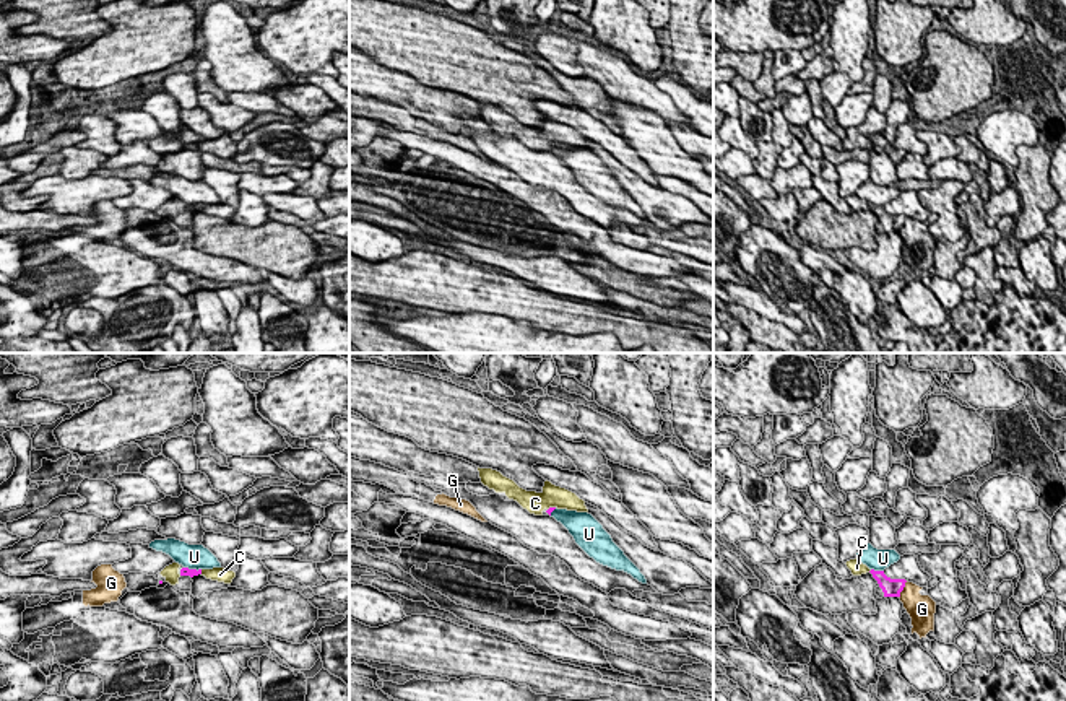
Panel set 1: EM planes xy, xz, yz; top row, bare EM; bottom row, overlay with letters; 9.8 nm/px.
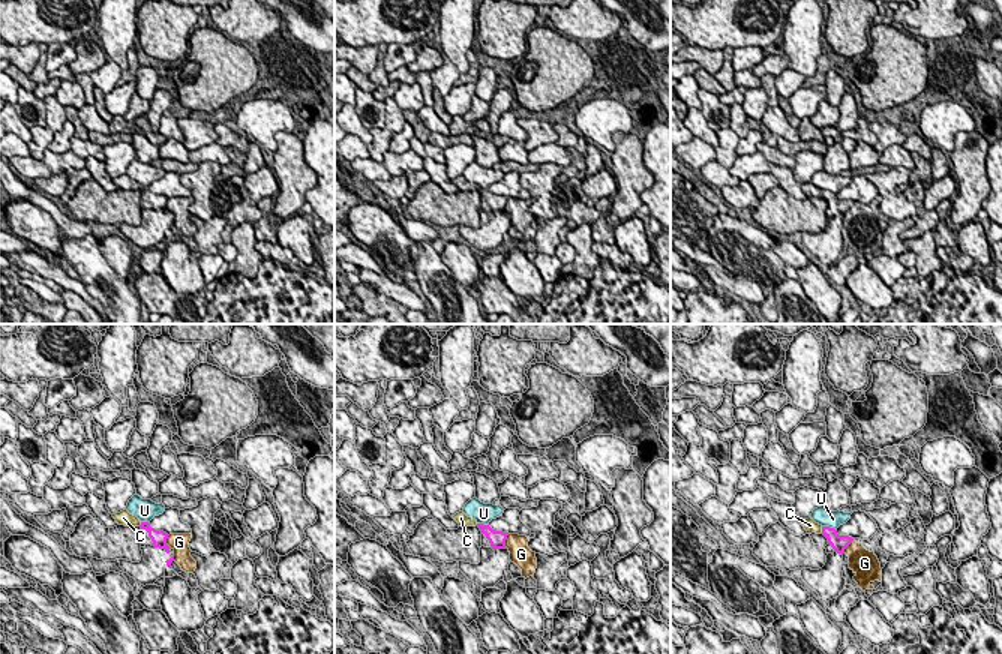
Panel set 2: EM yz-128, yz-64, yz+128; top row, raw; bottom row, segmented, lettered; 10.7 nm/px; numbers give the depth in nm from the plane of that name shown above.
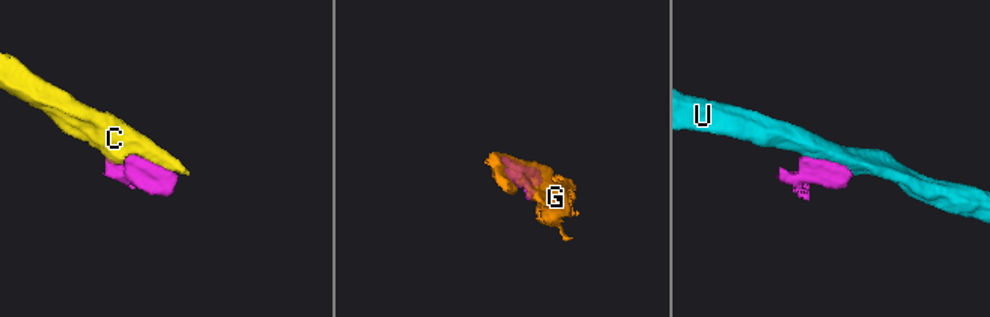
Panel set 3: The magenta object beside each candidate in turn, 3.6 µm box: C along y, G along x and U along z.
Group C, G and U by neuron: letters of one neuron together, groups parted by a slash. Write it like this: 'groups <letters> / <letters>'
groups C / G / U

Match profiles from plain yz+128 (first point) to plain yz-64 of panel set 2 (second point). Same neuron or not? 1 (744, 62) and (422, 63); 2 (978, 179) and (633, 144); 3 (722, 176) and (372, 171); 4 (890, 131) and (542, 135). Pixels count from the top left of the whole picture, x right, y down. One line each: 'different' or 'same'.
1: different
2: same
3: same
4: same

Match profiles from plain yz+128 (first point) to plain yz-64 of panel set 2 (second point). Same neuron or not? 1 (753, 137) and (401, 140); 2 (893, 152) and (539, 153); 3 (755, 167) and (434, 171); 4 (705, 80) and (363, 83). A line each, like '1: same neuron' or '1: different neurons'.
1: same neuron
2: same neuron
3: different neurons
4: same neuron

